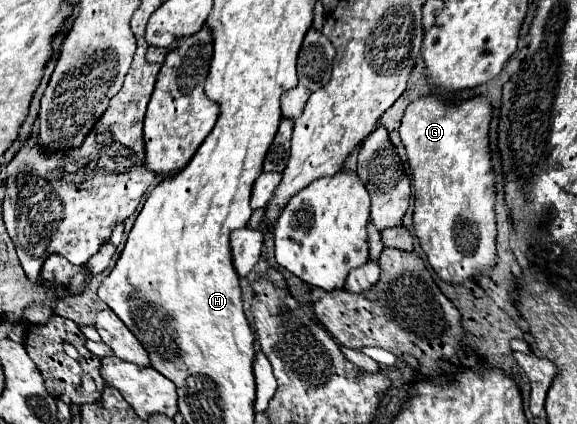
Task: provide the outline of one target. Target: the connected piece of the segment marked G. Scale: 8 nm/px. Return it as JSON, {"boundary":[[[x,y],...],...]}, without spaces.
{"boundary":[[[428,94],[416,98],[402,116],[400,138],[408,152],[408,162],[414,176],[414,234],[420,240],[422,250],[428,256],[430,266],[450,284],[460,284],[466,278],[488,274],[496,264],[496,176],[492,168],[490,150],[490,122],[492,104],[488,98],[472,98],[458,106],[442,100],[440,96]]]}

